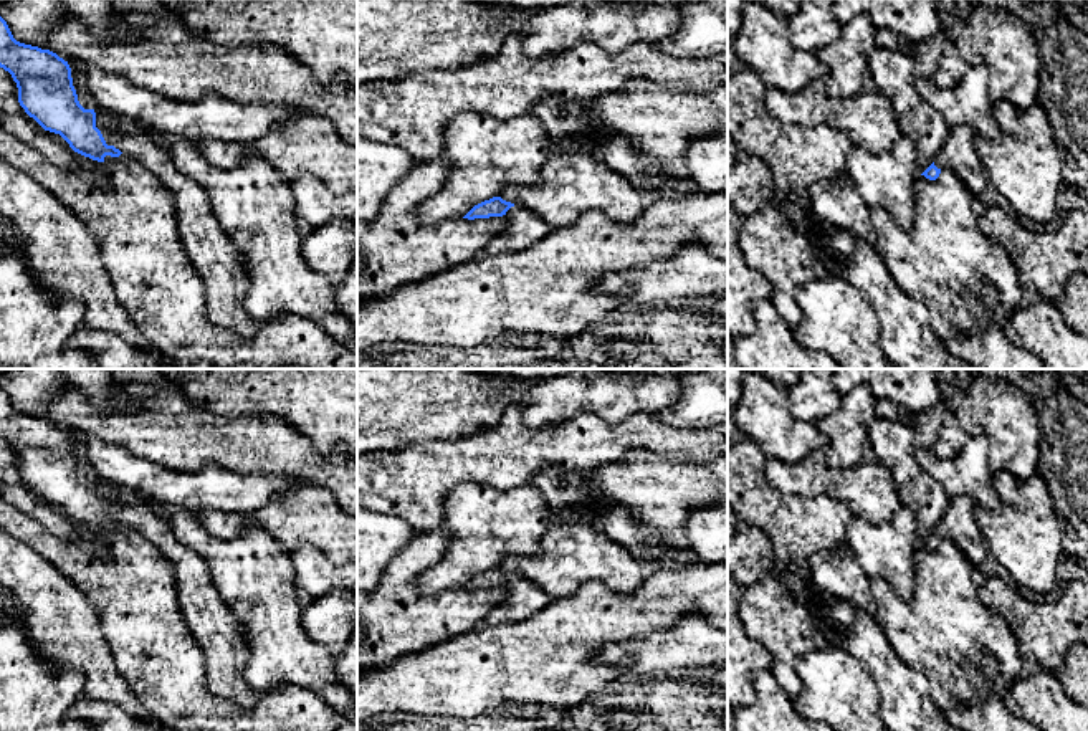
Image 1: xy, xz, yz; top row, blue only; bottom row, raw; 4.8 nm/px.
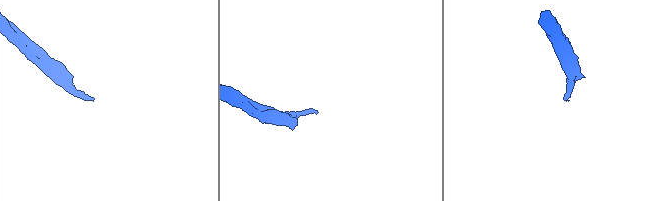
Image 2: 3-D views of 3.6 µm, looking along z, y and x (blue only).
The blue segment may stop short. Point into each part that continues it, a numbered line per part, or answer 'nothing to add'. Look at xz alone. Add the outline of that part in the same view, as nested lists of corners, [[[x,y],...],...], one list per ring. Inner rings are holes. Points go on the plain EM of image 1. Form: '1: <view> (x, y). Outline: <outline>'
1: xz (524, 599). Outline: [[[516,576],[506,582],[506,589],[506,599],[484,619],[483,627],[526,620],[554,600],[539,585]]]

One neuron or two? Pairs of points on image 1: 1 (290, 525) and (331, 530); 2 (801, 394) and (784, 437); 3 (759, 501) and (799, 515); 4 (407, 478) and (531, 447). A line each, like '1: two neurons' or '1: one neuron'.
1: one neuron
2: two neurons
3: one neuron
4: one neuron

